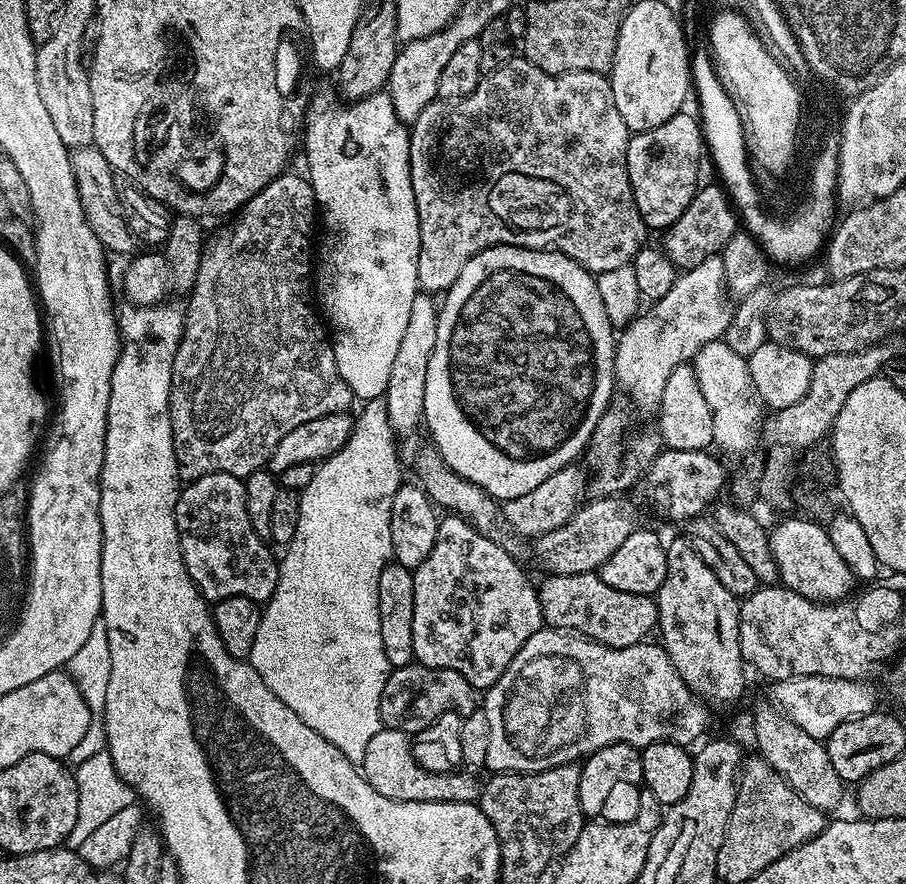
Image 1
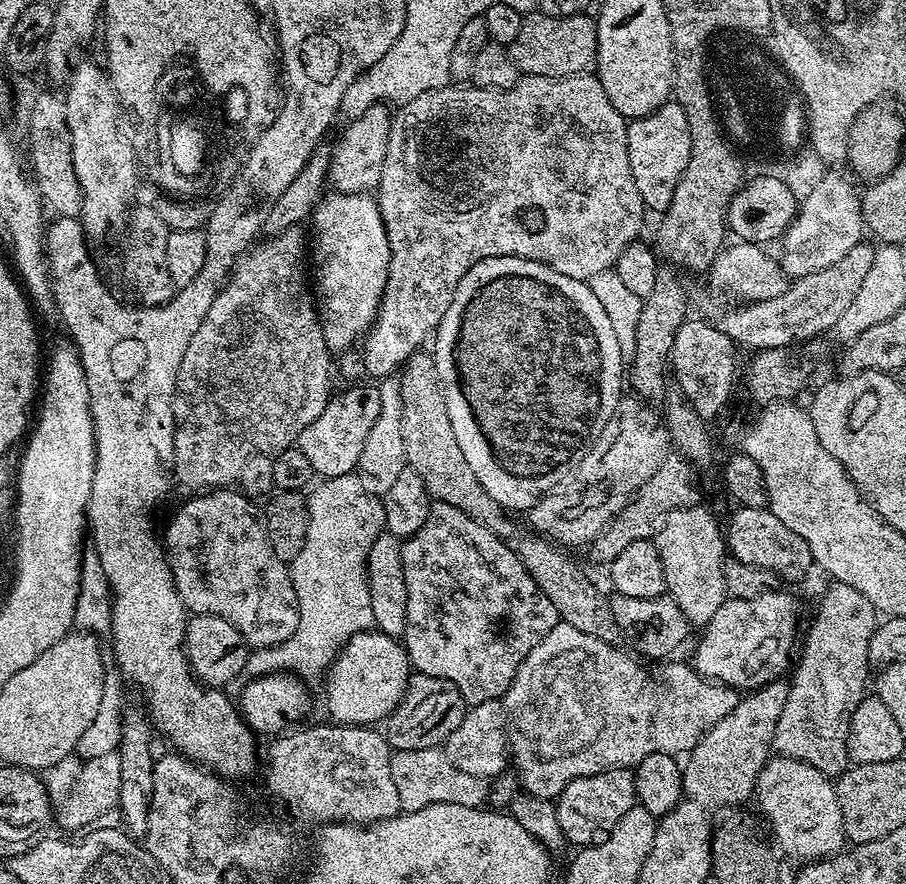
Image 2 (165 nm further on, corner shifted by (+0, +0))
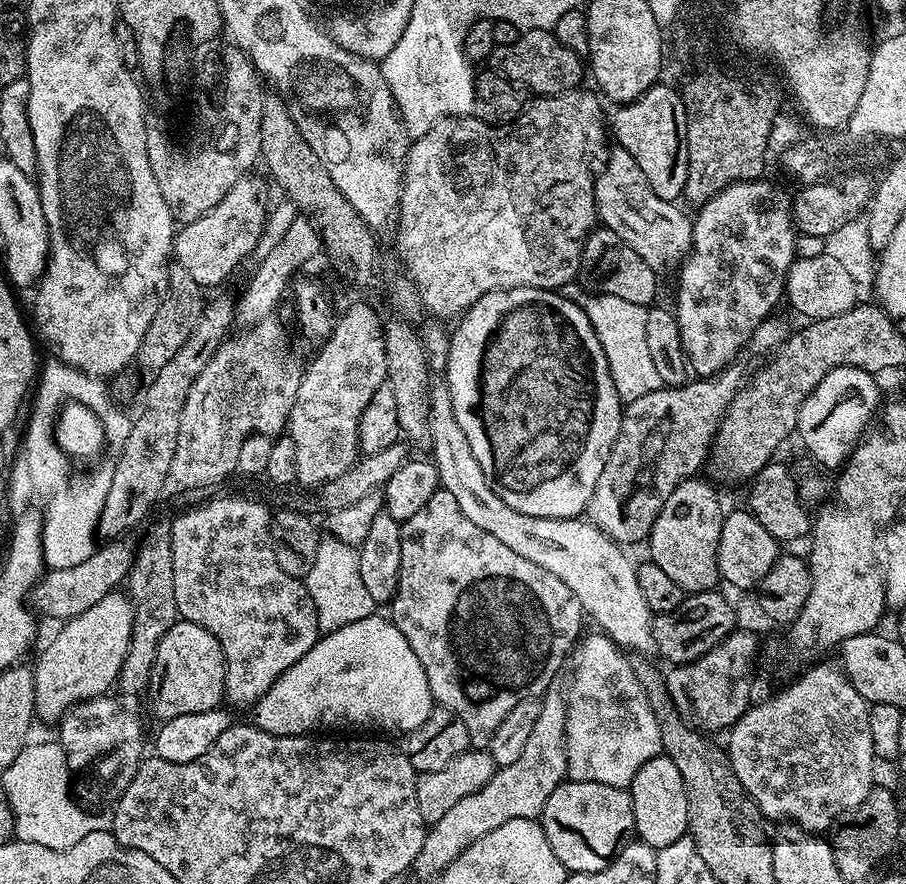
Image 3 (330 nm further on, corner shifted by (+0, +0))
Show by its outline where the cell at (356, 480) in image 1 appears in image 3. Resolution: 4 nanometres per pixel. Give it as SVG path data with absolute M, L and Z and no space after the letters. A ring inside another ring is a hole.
M331 538L321 539L318 555L314 557L314 566L310 566L306 583L310 598L314 602L314 610L318 610L321 633L350 626L350 622L362 622L362 618L373 615L374 603L362 582L359 554L353 545Z

